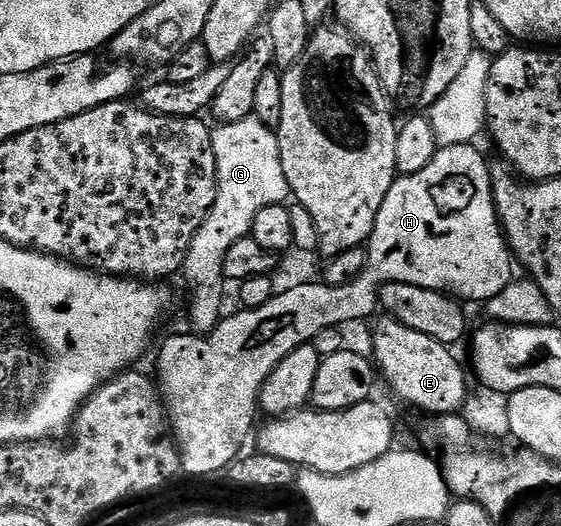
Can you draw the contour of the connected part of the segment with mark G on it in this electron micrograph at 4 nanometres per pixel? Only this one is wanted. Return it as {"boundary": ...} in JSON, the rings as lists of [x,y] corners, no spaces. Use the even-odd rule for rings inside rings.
{"boundary":[[[250,115],[244,120],[221,123],[211,129],[211,134],[216,153],[217,196],[189,245],[182,269],[182,276],[192,290],[188,328],[198,337],[210,335],[224,316],[224,259],[229,249],[249,235],[259,210],[283,205],[290,196],[290,185],[280,162],[277,133],[268,129],[259,118]]]}

